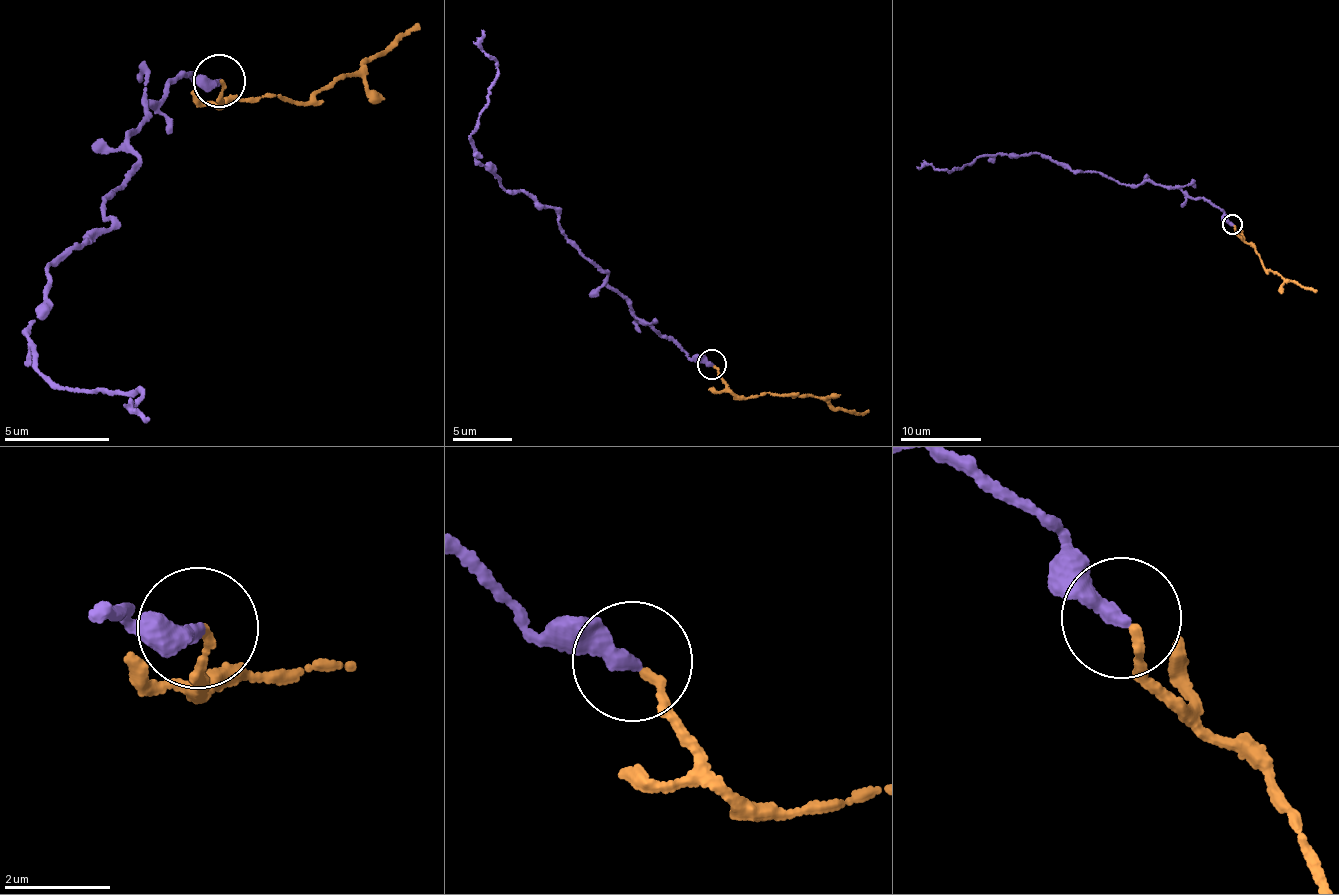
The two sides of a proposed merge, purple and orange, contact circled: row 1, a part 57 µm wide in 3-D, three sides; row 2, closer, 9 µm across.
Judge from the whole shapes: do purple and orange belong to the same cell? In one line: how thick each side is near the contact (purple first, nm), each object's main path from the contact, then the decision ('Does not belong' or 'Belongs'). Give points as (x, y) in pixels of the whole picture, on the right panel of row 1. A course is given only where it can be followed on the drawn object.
Thickness 320 nm (purple) against 140 nm. Course of purple: (1233, 224), (1208, 201), (1179, 188), (1115, 182), (1035, 153), (976, 158), (948, 171), (917, 166). Course of orange: (1233, 226), (1237, 236), (1260, 257), (1266, 271), (1316, 290). Belongs

